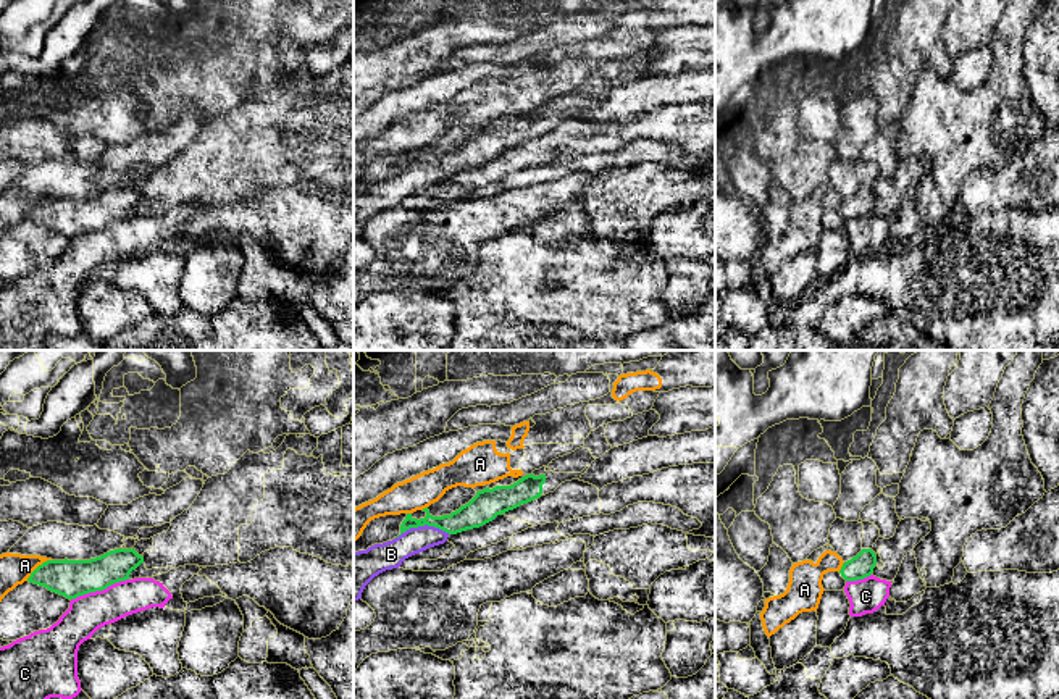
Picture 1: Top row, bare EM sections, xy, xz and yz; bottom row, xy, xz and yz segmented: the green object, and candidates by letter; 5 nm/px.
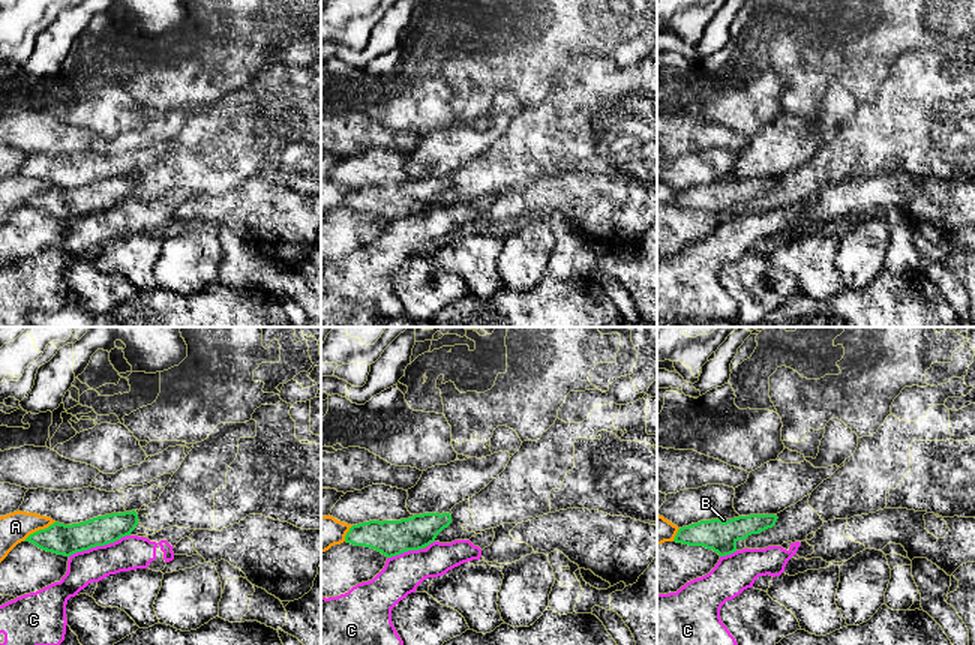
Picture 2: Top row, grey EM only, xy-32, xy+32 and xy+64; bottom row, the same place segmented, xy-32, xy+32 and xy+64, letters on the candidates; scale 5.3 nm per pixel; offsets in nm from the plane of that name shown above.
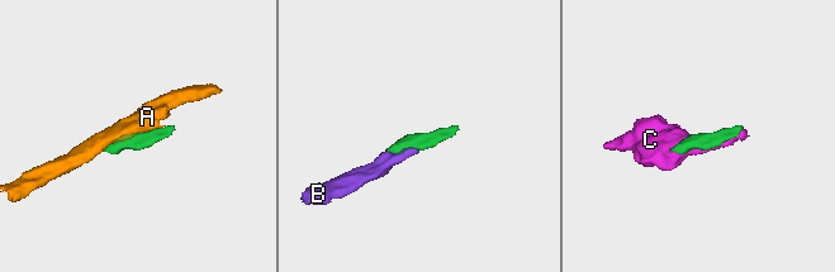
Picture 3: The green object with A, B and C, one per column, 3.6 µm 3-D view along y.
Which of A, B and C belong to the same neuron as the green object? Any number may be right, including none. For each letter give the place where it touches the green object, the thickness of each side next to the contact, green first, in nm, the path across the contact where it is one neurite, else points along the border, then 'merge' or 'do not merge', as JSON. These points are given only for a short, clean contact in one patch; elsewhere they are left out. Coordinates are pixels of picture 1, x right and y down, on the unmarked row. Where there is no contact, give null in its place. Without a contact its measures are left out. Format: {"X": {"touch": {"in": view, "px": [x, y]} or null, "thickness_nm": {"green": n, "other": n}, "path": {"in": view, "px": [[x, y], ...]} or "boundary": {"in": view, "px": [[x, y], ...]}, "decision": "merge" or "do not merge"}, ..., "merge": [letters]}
{"A": {"touch": {"in": "xy", "px": [37, 205]}, "thickness_nm": {"green": 190, "other": 160}, "decision": "do not merge"}, "B": {"touch": {"in": "xz", "px": [422, 163]}, "thickness_nm": {"green": 130, "other": 140}, "path": {"in": "xz", "px": [[470, 154], [454, 162], [422, 163], [391, 192]]}, "decision": "merge"}, "C": {"touch": {"in": "xy", "px": [99, 228]}, "thickness_nm": {"green": 190, "other": 190}, "decision": "do not merge"}, "merge": ["B"]}

